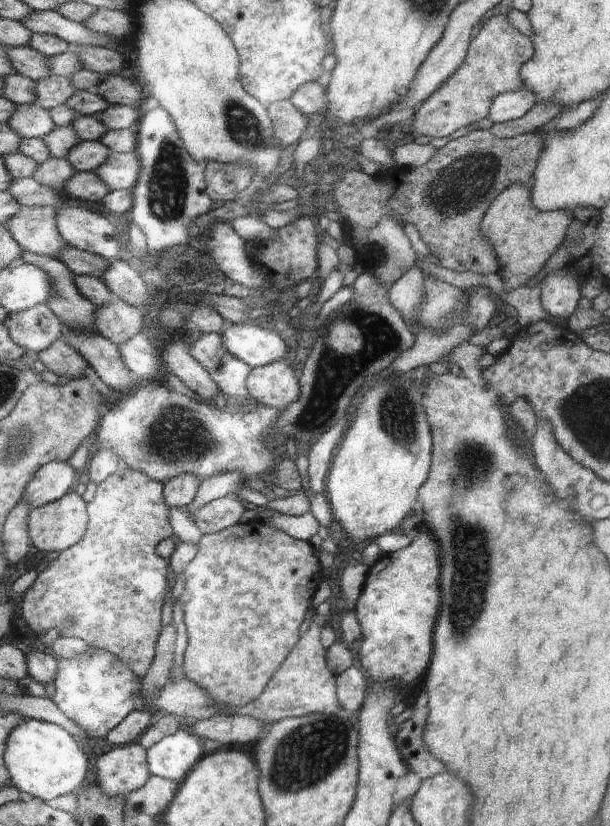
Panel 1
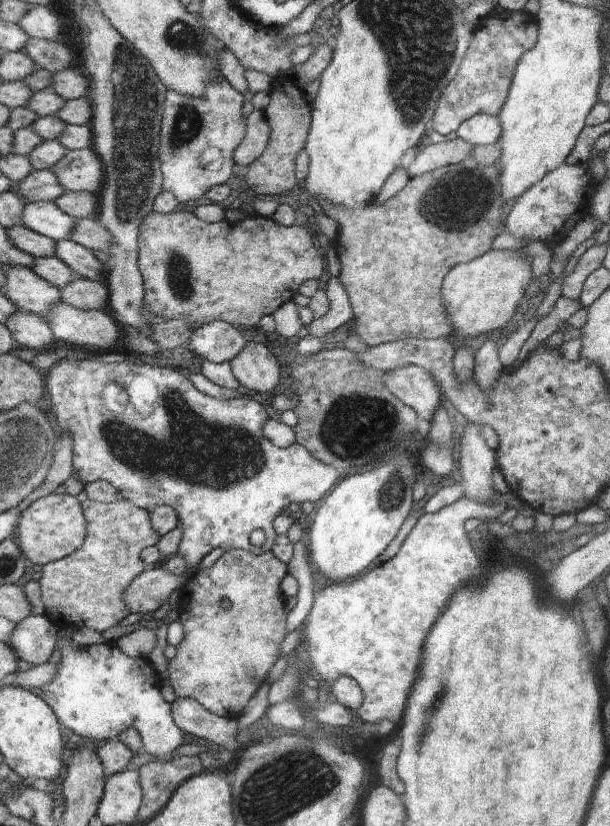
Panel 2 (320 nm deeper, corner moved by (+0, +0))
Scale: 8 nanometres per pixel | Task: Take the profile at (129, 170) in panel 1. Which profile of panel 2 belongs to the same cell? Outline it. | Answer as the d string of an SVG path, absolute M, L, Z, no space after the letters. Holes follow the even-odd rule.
M92 147L67 150L49 169L65 191L98 195L103 186L103 164Z

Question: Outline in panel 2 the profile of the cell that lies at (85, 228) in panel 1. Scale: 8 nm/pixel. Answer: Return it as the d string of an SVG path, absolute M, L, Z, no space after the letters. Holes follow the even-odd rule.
M54 201L26 202L20 224L53 241L70 239L75 218L68 216Z

